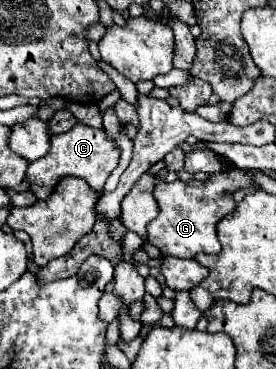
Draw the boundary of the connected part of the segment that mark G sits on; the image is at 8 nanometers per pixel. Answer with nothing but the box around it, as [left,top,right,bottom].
[148,169,256,259]

